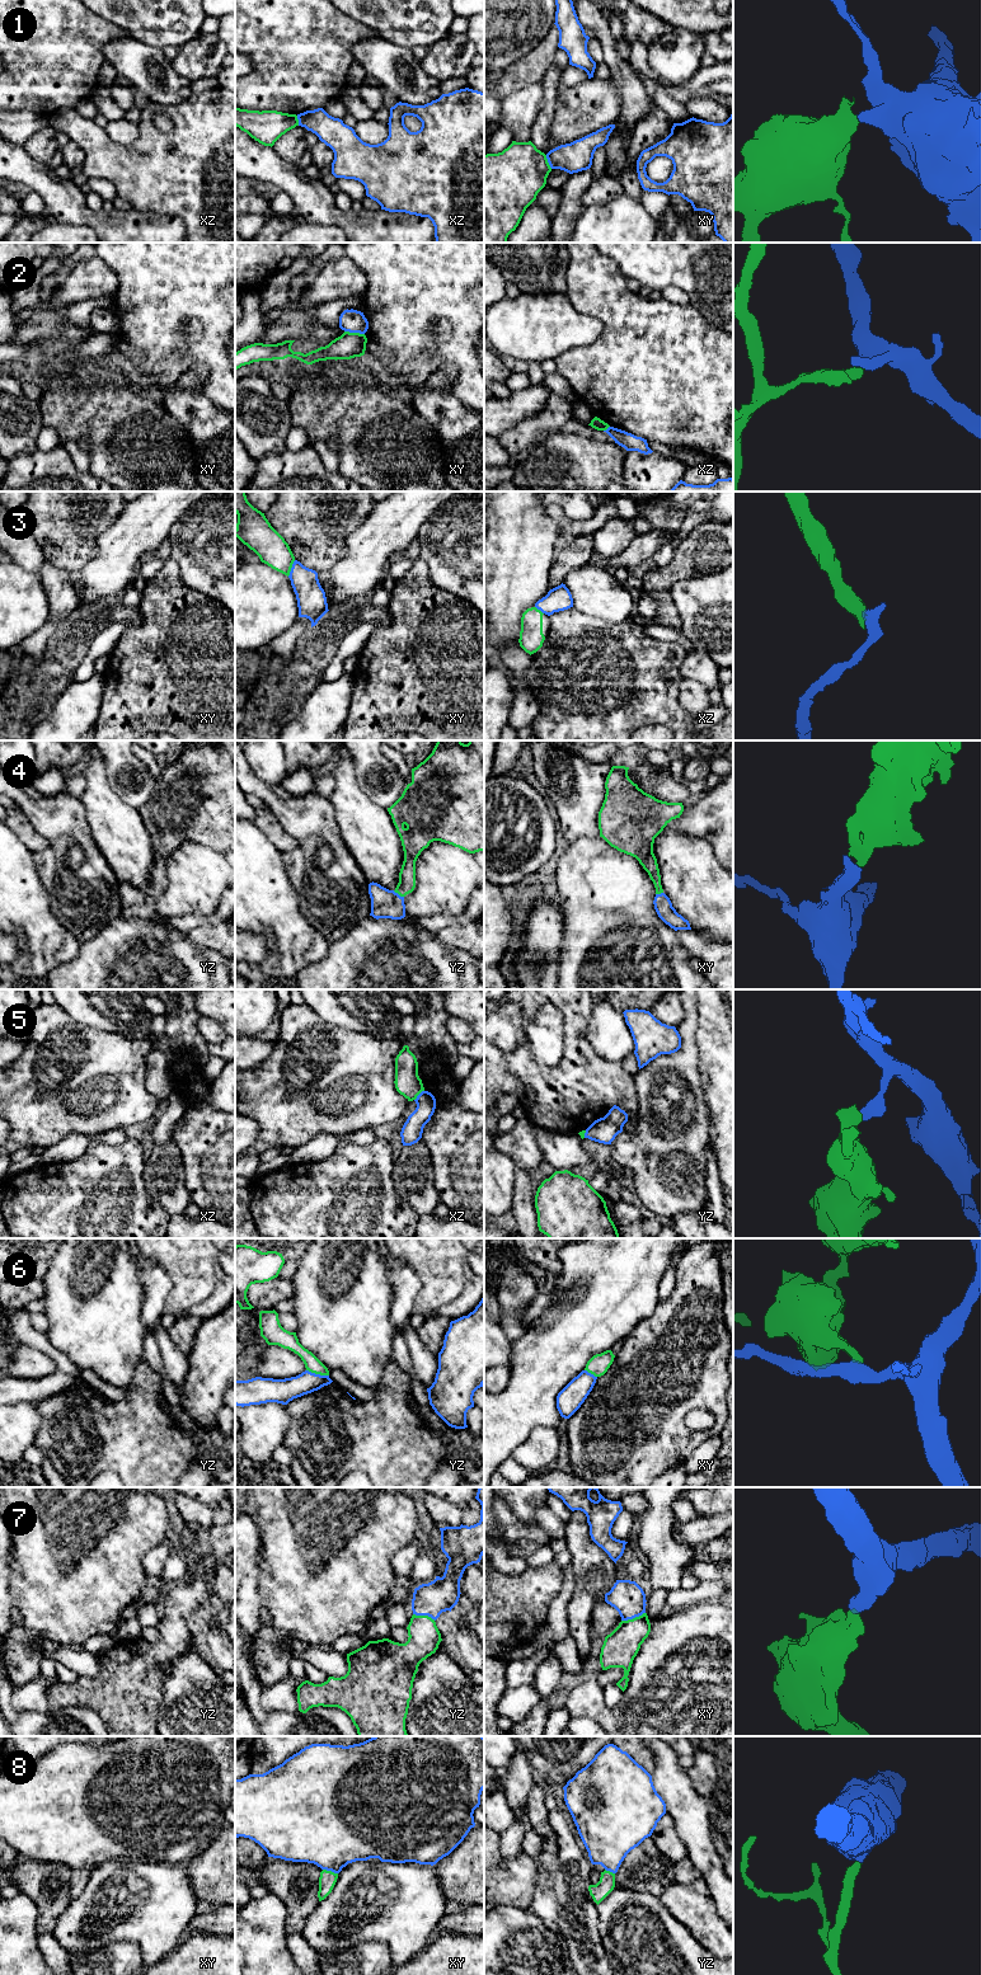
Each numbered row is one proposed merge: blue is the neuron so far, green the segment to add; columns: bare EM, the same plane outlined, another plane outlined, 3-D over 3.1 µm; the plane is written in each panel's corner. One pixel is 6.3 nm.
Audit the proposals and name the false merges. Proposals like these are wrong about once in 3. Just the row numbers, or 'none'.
1, 2, 3, 5, 6

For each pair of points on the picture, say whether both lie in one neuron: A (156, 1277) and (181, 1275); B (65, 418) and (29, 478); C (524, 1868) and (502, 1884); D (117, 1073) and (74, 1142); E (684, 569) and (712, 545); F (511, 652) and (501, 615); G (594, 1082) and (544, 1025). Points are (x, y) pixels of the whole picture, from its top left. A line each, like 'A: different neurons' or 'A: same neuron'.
A: different neurons
B: different neurons
C: same neuron
D: different neurons
E: same neuron
F: different neurons
G: different neurons

